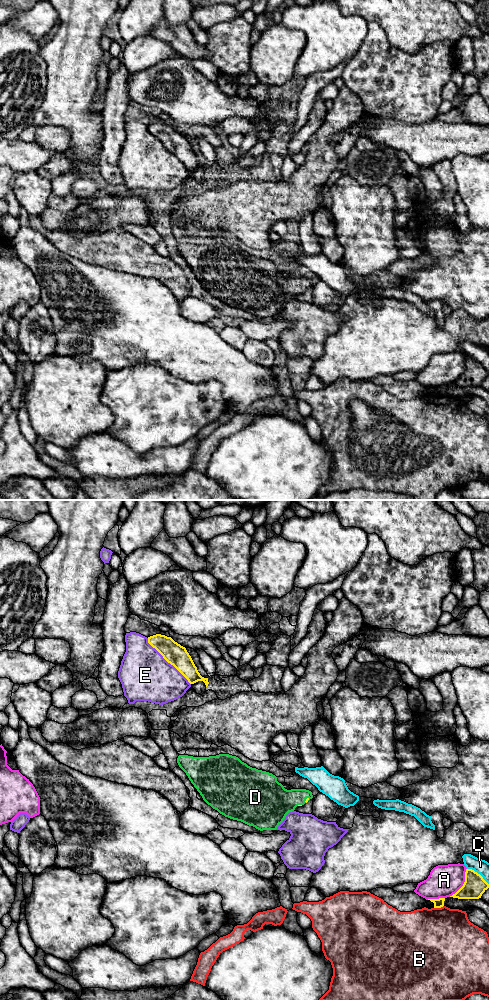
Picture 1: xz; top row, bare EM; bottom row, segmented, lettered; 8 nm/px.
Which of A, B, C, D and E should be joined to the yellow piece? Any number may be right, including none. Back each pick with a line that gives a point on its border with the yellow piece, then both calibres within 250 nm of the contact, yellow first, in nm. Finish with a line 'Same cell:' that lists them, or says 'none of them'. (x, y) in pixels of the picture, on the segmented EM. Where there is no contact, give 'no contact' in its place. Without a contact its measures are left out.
D: meets yellow in xz at (306, 800); 20 nm thick on the yellow side, 280 nm on the other
Same cell: D

